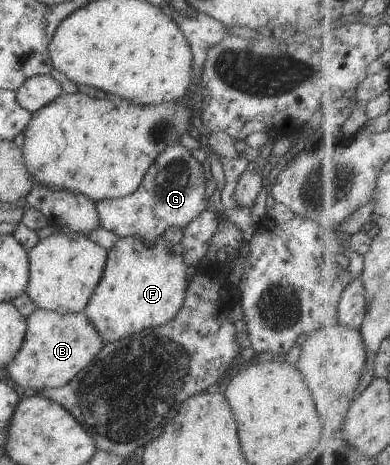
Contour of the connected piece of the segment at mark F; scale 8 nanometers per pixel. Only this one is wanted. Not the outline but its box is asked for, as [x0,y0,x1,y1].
[83,236,189,344]

